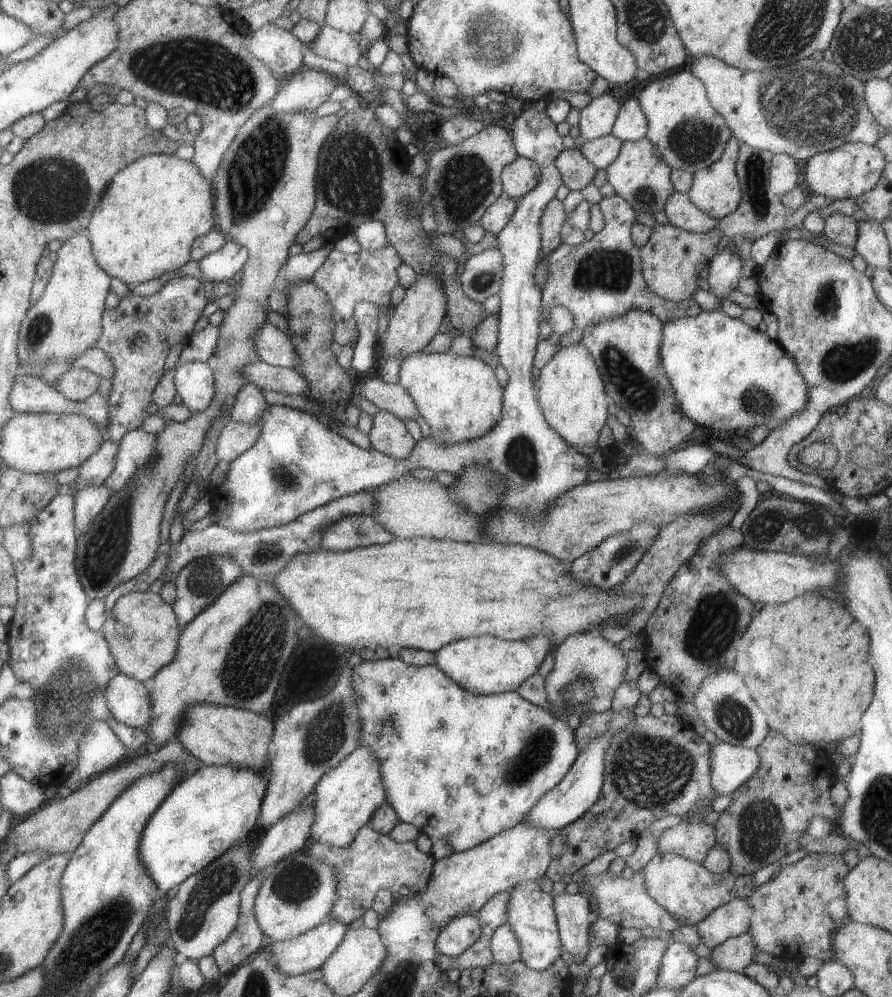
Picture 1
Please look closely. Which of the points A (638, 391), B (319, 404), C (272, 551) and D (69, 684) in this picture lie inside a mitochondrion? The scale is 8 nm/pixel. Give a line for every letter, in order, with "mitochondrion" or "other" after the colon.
A: mitochondrion
B: other
C: mitochondrion
D: mitochondrion

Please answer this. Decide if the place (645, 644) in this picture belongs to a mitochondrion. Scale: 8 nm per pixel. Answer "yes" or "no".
no

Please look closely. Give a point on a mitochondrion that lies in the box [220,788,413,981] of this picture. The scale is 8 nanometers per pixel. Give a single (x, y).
(299, 881)

